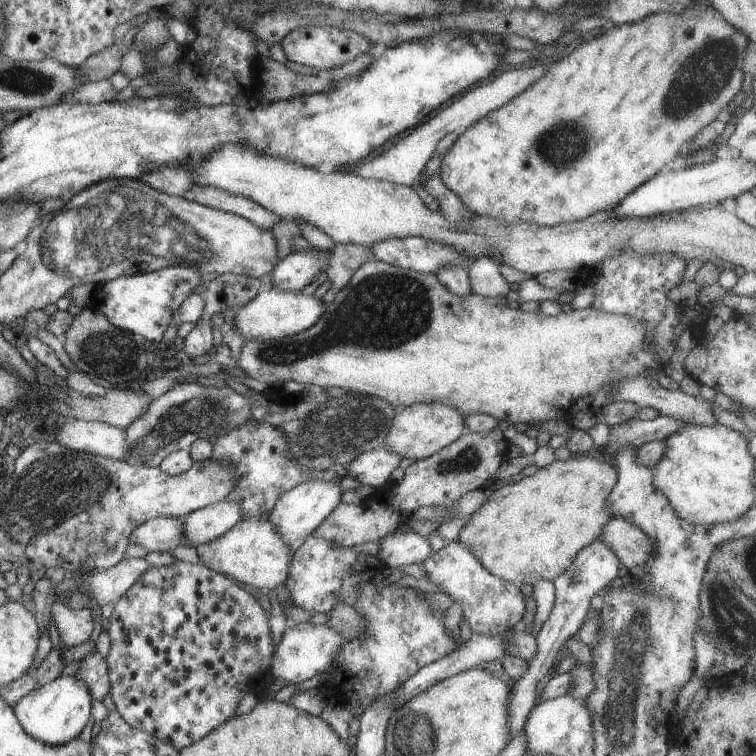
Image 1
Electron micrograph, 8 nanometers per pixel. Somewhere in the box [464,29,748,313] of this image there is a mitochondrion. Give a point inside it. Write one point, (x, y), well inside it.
(707, 70)

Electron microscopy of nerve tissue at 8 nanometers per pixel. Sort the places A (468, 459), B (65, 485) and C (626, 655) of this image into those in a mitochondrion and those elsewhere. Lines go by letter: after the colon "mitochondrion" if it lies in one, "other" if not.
A: mitochondrion
B: mitochondrion
C: mitochondrion

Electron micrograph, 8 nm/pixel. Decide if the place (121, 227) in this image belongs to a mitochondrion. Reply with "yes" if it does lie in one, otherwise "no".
yes

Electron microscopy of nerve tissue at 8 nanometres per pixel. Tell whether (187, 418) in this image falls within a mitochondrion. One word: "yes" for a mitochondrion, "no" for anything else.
yes

